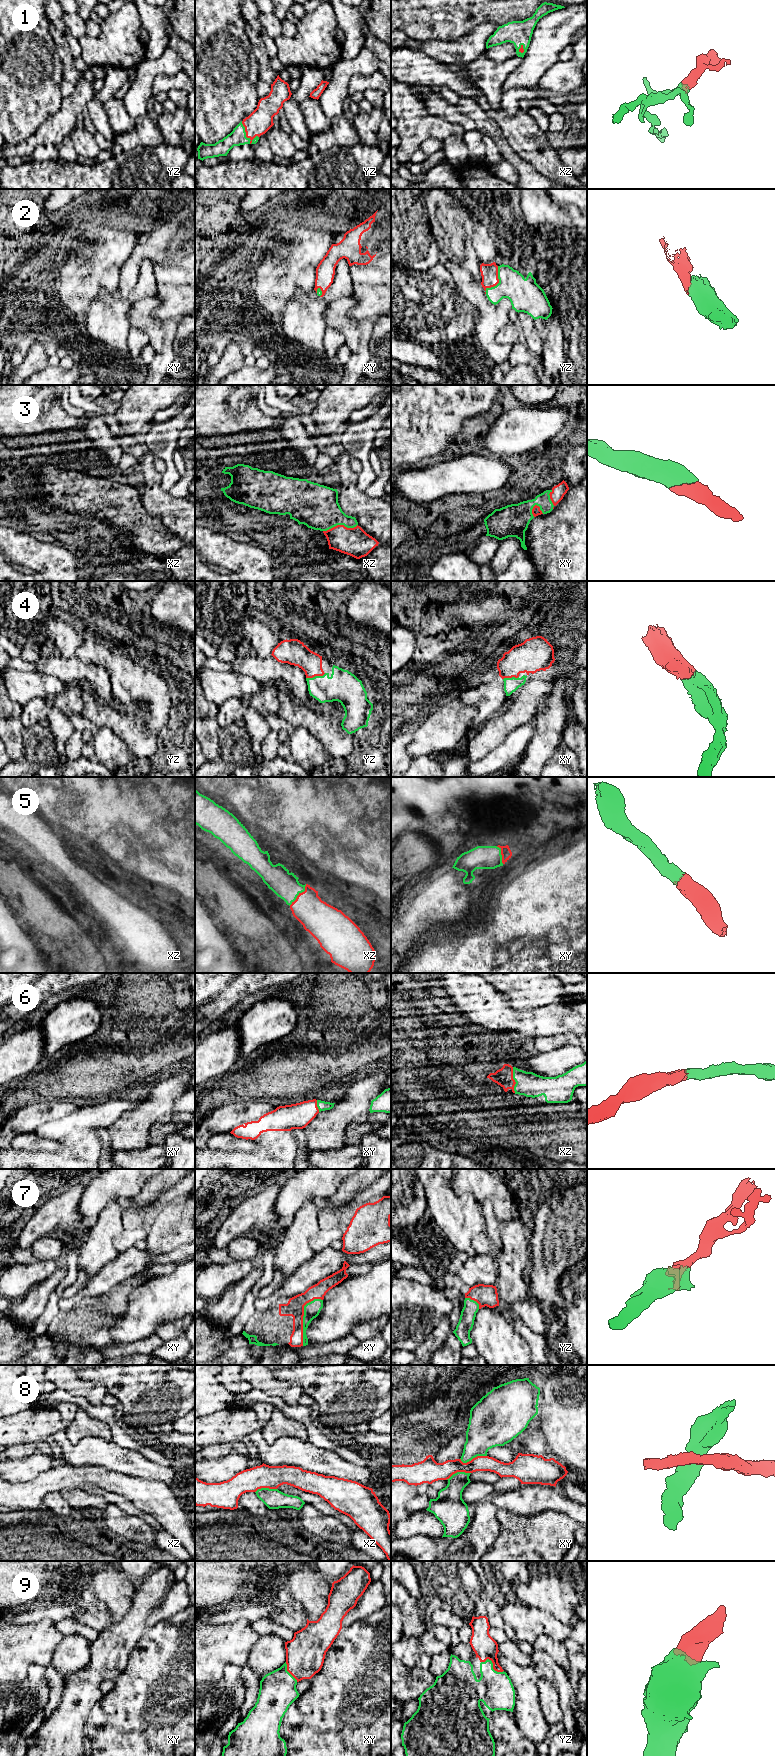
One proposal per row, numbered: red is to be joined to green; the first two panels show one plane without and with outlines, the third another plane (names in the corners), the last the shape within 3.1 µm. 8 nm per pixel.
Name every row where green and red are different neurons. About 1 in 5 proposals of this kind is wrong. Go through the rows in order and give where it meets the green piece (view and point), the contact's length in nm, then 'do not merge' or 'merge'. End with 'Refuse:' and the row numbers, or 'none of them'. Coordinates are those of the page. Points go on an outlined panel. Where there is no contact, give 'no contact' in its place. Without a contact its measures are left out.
1: meets green in yz at (245, 132); contact 200 nm long; merge
2: meets green in yz at (499, 282); contact 240 nm long; merge
3: meets green in xz at (340, 524); contact 280 nm long; merge
4: meets green in yz at (315, 676); contact 170 nm long; merge
5: meets green in xz at (298, 894); contact 220 nm long; merge
6: meets green in xz at (514, 1079); contact 200 nm long; merge
7: meets green in xy at (303, 1318); contact 420 nm long; merge
8: meets green in xy at (473, 1457); contact 220 nm long; do not merge
9: meets green in yz at (492, 1665); contact 200 nm long; merge
Refuse: 8

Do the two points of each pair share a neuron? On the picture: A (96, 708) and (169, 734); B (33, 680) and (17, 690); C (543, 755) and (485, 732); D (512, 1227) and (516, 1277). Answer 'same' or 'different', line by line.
A: same
B: same
C: different
D: same

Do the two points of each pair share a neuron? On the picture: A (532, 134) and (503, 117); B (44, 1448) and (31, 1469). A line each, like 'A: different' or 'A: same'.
A: same
B: different

